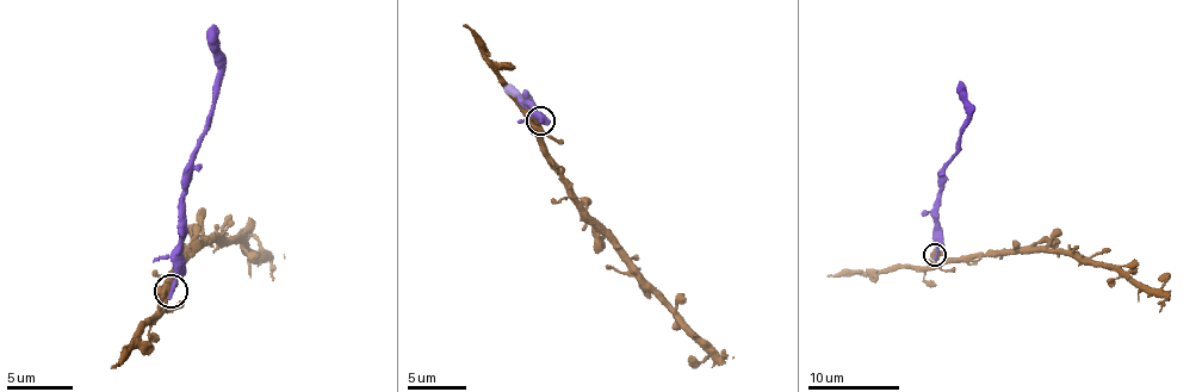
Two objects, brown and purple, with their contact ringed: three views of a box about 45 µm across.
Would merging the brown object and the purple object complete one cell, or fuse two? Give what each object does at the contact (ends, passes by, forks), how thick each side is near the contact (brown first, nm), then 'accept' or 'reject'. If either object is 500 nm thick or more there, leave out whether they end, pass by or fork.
brown passes by | purple ends | 440/280 nm | reject

